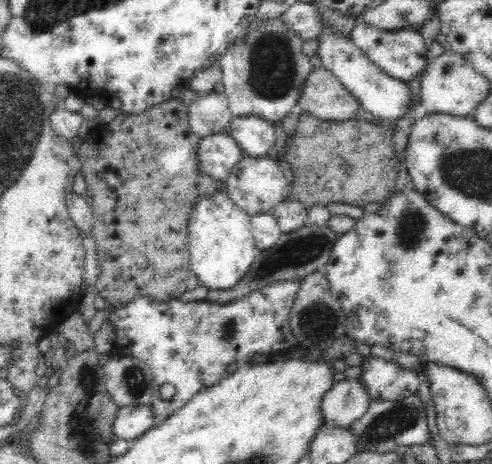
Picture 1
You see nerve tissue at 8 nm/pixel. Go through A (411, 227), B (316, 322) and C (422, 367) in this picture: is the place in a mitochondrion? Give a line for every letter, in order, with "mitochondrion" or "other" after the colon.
A: mitochondrion
B: mitochondrion
C: other

